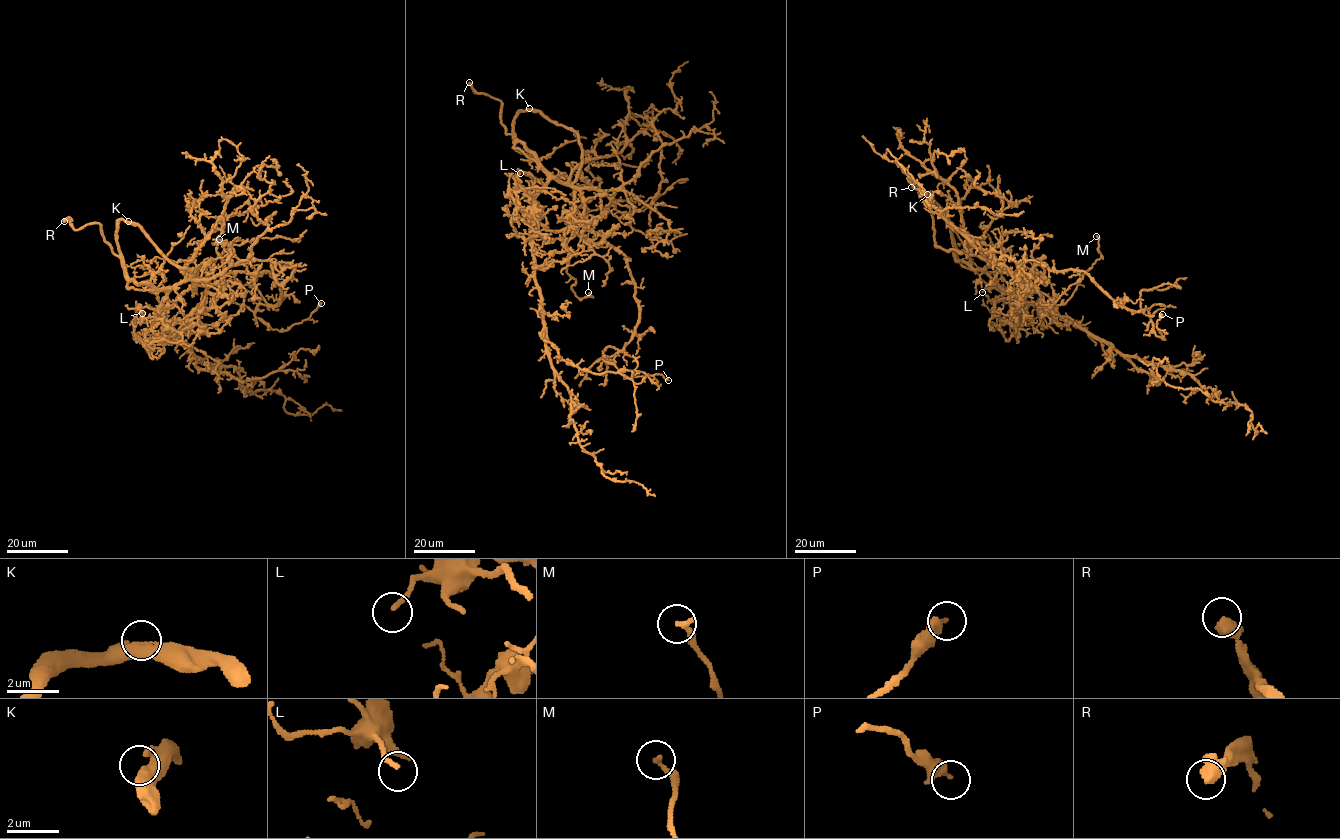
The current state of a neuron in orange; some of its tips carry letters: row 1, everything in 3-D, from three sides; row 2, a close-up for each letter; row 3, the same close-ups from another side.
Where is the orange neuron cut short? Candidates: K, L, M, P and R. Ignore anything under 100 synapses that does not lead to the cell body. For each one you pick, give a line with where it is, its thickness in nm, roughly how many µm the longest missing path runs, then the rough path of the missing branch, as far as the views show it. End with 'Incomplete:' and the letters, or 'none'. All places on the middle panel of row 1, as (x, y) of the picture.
R: at (469, 82); 500 nm thick; about 25 µm are missing
Incomplete: R

